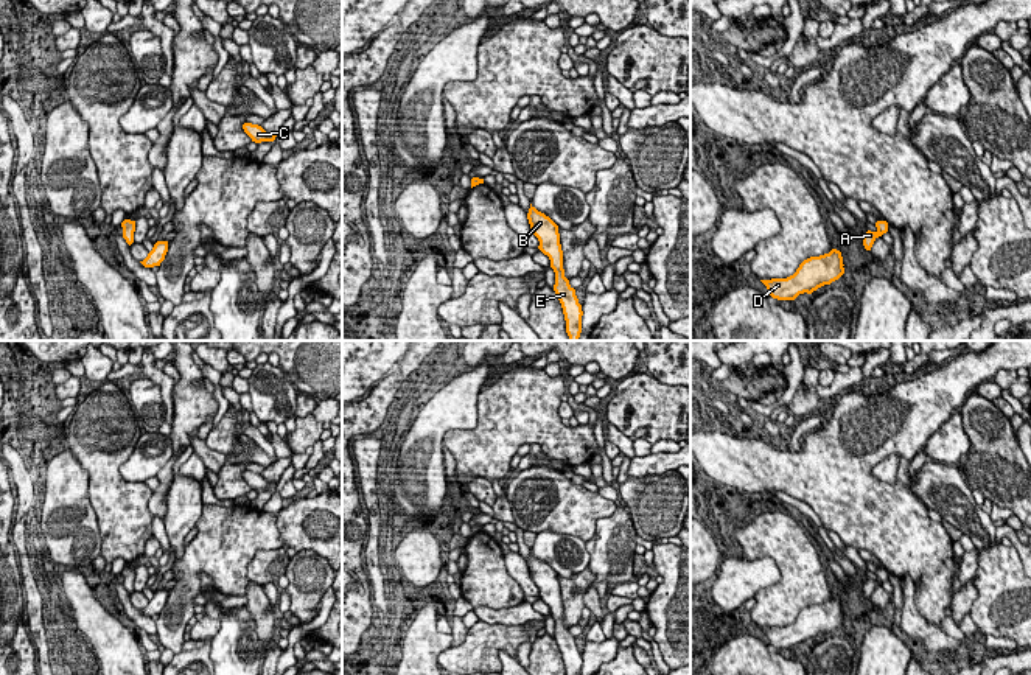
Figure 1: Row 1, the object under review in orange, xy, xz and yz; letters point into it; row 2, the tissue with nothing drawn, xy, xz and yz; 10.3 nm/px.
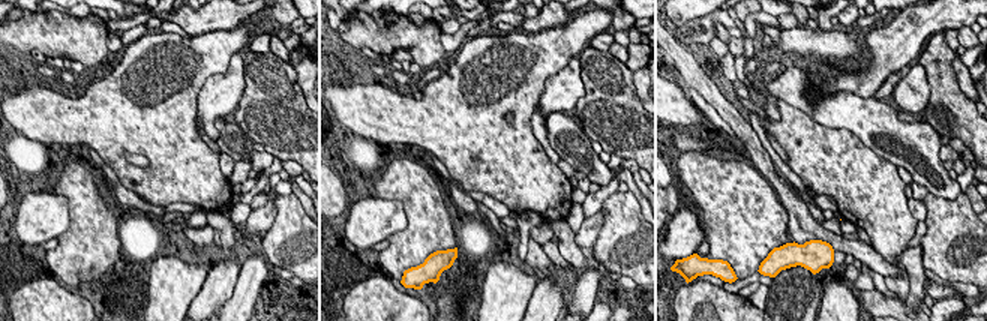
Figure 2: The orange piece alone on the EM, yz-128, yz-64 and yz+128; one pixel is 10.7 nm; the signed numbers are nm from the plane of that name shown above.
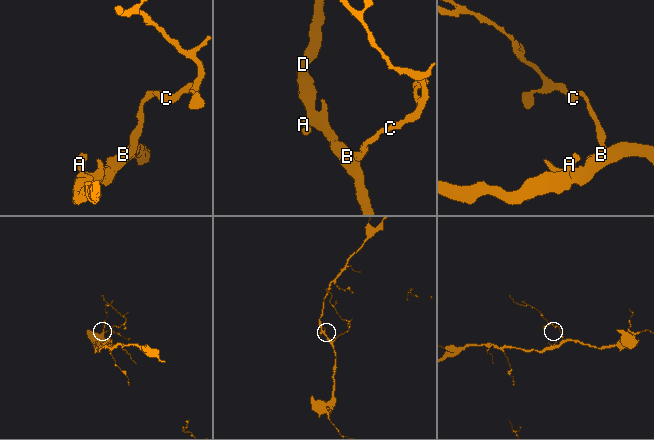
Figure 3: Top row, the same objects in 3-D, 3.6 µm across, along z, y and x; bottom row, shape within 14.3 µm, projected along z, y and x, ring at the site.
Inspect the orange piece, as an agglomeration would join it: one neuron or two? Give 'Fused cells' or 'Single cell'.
Single cell

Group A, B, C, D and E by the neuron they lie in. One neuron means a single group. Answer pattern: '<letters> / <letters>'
A B C D E

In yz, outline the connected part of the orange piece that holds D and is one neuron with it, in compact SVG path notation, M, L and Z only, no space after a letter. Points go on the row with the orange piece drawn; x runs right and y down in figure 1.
M832 249L829 254L804 260L796 272L787 278L760 280L770 296L778 300L795 300L799 294L812 294L824 285L830 285L844 274L841 252Z

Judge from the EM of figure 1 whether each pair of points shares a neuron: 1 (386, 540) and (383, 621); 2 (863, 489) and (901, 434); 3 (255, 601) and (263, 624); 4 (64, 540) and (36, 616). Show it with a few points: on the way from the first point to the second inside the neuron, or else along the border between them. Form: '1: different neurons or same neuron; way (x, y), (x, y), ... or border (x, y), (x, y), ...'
1: different neurons; border (387, 608), (373, 616)
2: same neuron; way (863, 473), (863, 465), (885, 444)
3: same neuron; way (260, 607), (263, 618)
4: different neurons; border (48, 552), (55, 562)

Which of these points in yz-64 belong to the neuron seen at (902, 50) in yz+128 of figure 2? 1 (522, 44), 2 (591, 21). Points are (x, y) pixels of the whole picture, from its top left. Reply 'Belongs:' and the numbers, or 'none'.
Belongs: 1, 2

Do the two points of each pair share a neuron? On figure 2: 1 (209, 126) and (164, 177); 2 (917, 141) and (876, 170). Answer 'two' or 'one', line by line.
1: two
2: two

